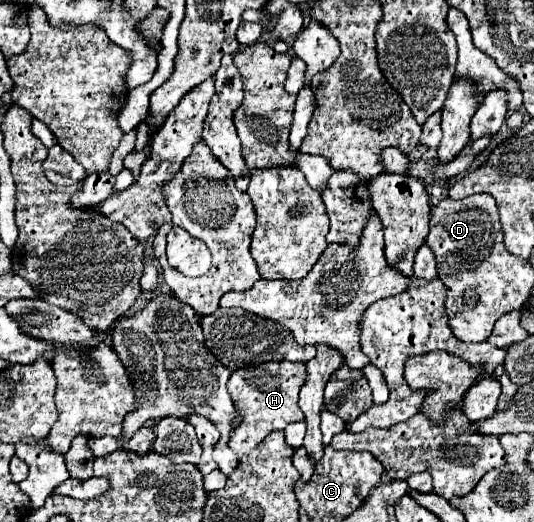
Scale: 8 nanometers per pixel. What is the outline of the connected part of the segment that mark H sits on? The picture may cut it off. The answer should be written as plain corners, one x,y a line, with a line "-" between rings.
270,361
232,371
228,379
228,393
232,395
234,405
238,409
240,425
234,427
234,433
230,433
230,449
234,449
238,457
244,457
252,449
256,449
270,431
286,429
288,423
304,419
298,407
298,391
304,385
304,381
306,381
304,363
290,361

